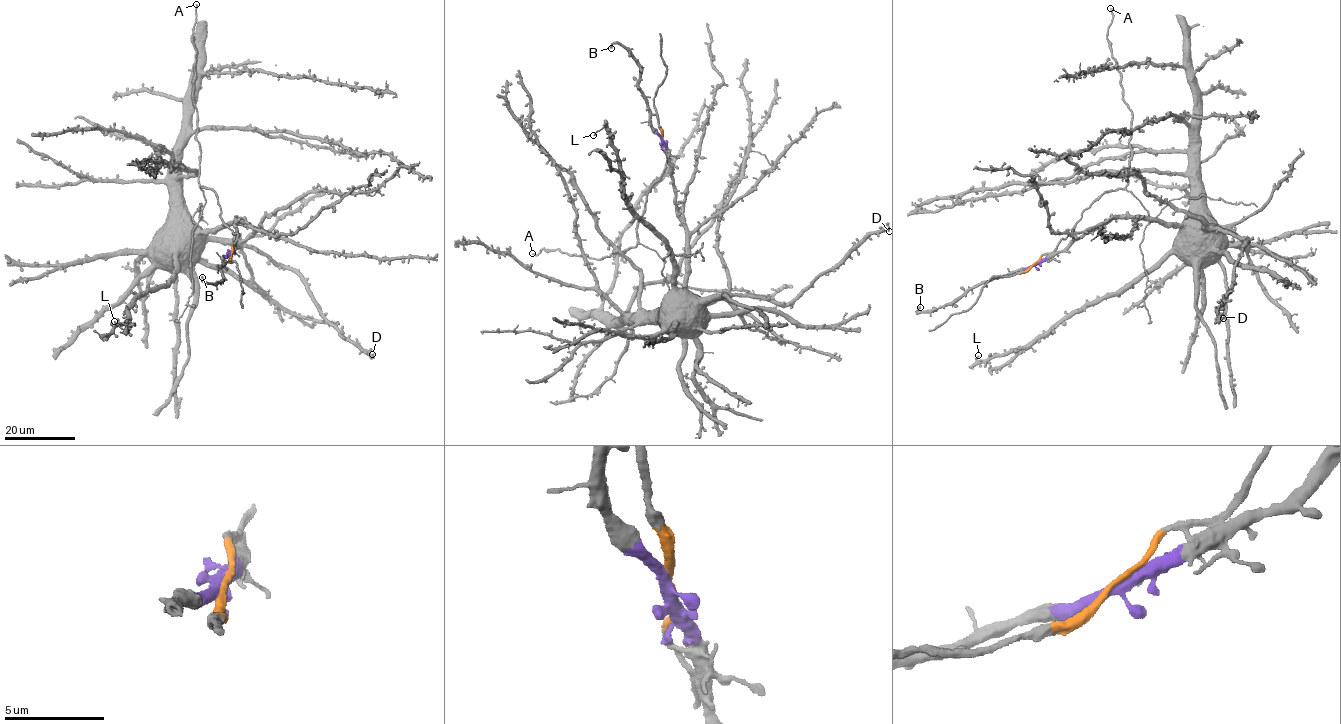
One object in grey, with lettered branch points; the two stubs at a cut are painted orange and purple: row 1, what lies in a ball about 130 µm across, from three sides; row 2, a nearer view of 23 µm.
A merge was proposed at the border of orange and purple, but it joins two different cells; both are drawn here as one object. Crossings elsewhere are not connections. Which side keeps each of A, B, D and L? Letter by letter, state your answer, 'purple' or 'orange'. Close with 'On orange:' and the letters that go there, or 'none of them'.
A: orange
B: purple
D: purple
L: purple
On orange: A

